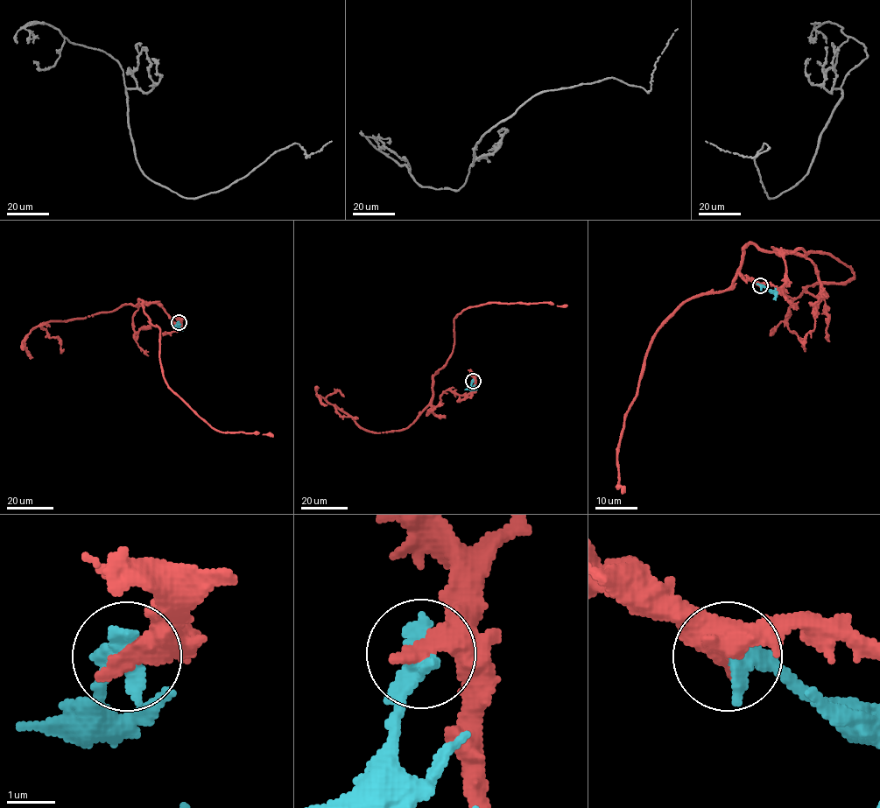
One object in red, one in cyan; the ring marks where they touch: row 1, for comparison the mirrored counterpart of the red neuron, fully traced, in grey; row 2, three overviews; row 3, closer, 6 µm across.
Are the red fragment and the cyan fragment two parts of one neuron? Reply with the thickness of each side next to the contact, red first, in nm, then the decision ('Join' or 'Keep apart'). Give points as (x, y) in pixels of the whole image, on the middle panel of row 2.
Thickness 440 nm (red) against 500 nm. Keep apart

